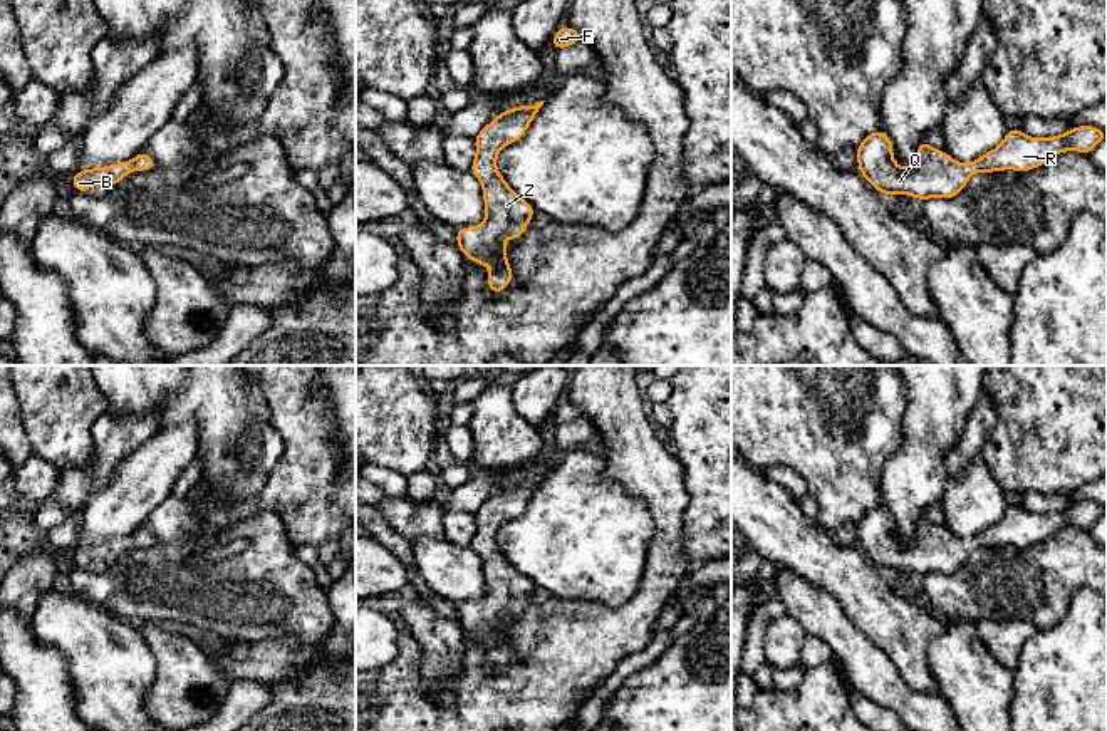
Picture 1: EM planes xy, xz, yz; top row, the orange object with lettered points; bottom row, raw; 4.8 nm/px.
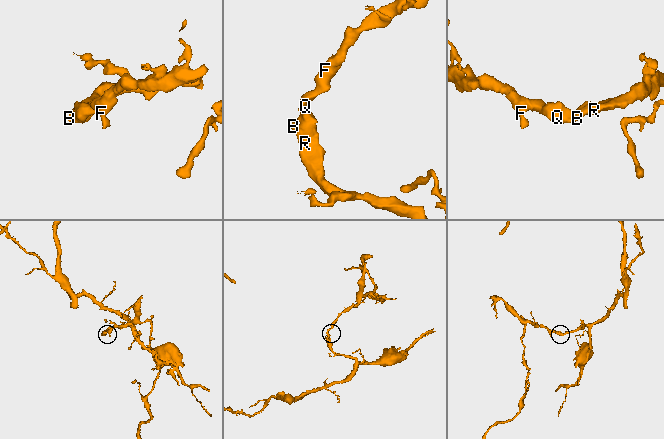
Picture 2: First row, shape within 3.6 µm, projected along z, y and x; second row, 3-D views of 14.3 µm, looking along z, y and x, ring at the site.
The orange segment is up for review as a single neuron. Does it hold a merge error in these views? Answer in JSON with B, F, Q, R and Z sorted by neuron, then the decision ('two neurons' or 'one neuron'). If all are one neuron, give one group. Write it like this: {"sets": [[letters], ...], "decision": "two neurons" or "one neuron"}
{"sets": [["B", "F", "Q", "R", "Z"]], "decision": "one neuron"}

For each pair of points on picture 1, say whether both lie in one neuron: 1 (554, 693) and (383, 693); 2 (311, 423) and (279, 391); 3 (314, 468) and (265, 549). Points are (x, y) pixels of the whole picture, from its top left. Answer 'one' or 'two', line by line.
1: one
2: one
3: two

